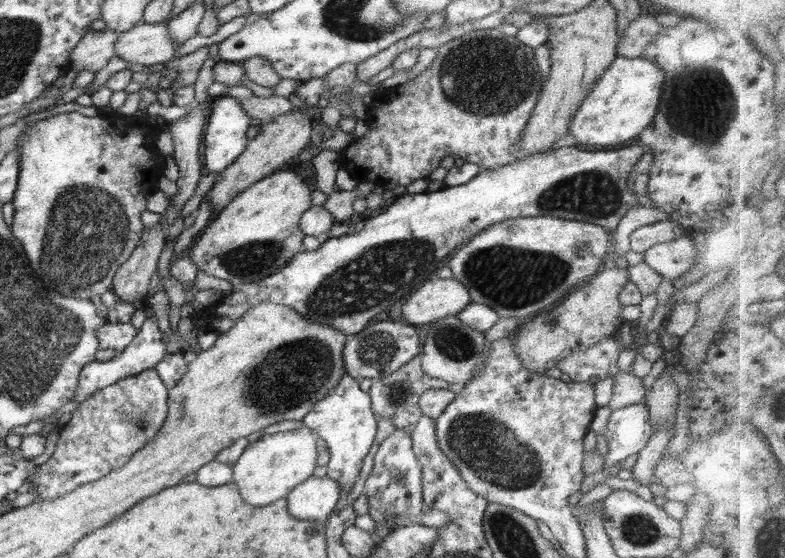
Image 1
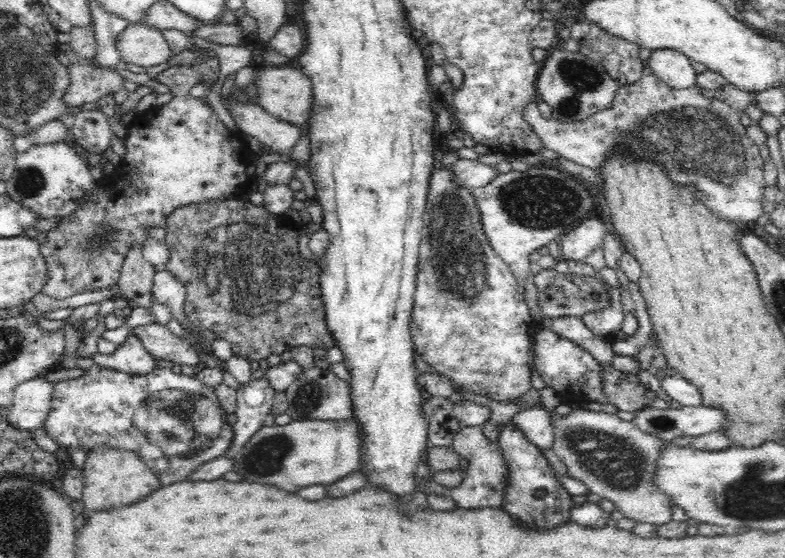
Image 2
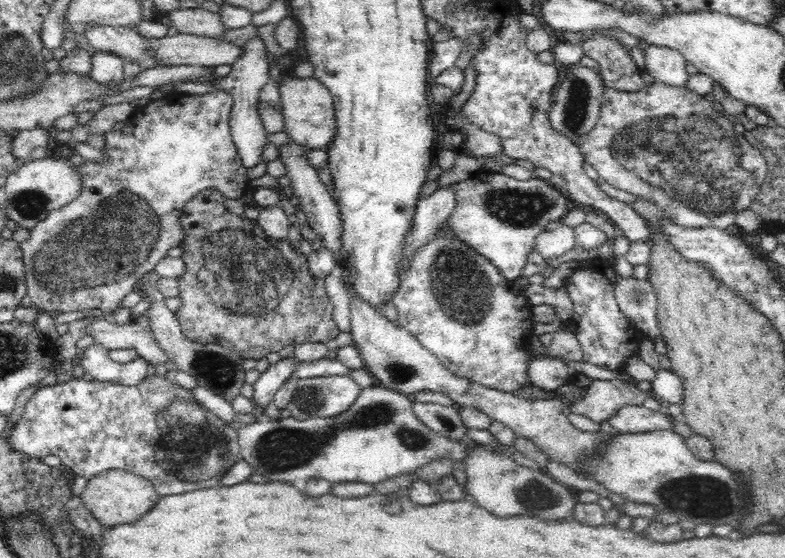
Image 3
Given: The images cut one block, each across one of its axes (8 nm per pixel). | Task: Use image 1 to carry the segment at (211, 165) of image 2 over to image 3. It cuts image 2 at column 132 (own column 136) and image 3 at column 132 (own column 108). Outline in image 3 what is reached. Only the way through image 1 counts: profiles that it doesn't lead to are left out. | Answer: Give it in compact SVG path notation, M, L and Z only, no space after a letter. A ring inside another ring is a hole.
M214 90L214 92L202 94L202 96L181 95L177 92L174 92L172 95L174 98L168 104L160 106L156 112L144 114L144 112L135 111L129 121L125 122L126 126L122 130L104 132L106 145L102 150L108 151L108 161L102 164L85 162L84 165L76 168L80 171L80 175L82 175L82 190L80 190L80 194L72 202L65 204L59 210L50 212L46 220L36 224L31 229L28 240L19 243L23 254L24 279L26 279L26 285L28 285L27 294L32 302L32 307L48 313L74 312L76 310L100 308L100 310L103 310L104 318L112 319L113 311L118 308L124 296L134 290L138 279L147 272L154 271L156 263L159 263L167 255L168 249L181 246L184 231L180 227L180 216L182 216L182 210L188 200L208 188L221 192L226 198L241 198L248 191L250 179L246 173L247 168L244 167L238 155L237 147L234 145L230 132L229 121L230 112L233 108L233 97L224 90Z

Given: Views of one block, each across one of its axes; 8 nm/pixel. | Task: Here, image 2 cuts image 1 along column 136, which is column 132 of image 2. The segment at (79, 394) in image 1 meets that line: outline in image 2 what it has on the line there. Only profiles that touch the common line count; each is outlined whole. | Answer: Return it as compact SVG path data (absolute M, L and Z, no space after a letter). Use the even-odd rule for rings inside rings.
M129 333L125 341L119 344L112 354L101 356L95 353L92 359L96 366L127 372L131 375L150 374L156 369L157 361L150 352L146 351L142 341L132 333Z

